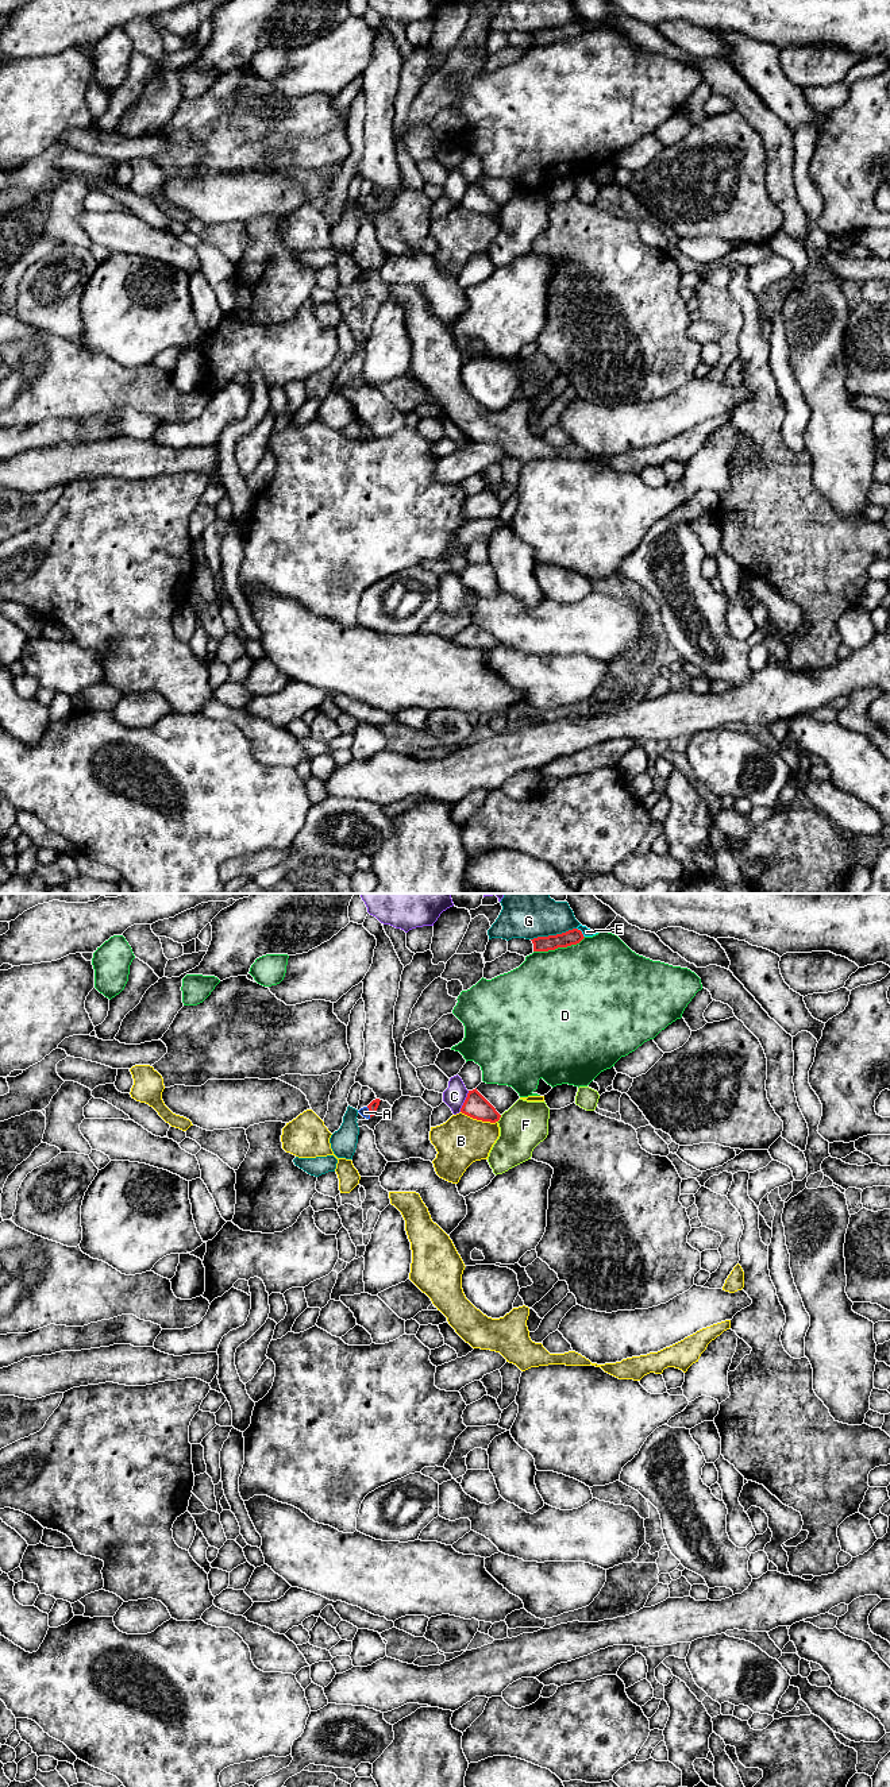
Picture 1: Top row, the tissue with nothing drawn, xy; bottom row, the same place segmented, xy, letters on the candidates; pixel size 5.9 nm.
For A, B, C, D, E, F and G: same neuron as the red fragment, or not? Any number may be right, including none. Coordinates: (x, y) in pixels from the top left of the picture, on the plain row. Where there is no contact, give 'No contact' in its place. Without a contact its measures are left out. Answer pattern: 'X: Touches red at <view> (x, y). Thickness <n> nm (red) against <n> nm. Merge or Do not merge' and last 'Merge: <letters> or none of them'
A: Touches red at xy (370, 205). Thickness 60 nm (red) against 60 nm. Merge
B: Touches red at xy (478, 212). Thickness 150 nm (red) against 300 nm. Do not merge
C: Touches red at xy (465, 195). Thickness 150 nm (red) against 140 nm. Do not merge
D: Touches red at xy (559, 39). Thickness 100 nm (red) against 480 nm. Do not merge
E: Touches red at xy (581, 26). Thickness 100 nm (red) against 50 nm. Do not merge
F: Touches red at xy (499, 212). Thickness 150 nm (red) against 280 nm. Do not merge
G: Touches red at xy (553, 29). Thickness 100 nm (red) against 190 nm. Do not merge
Merge: A

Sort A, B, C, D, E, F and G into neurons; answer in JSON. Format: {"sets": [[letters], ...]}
{"sets": [["A"], ["B"], ["C"], ["D"], ["E"], ["F"], ["G"]]}

